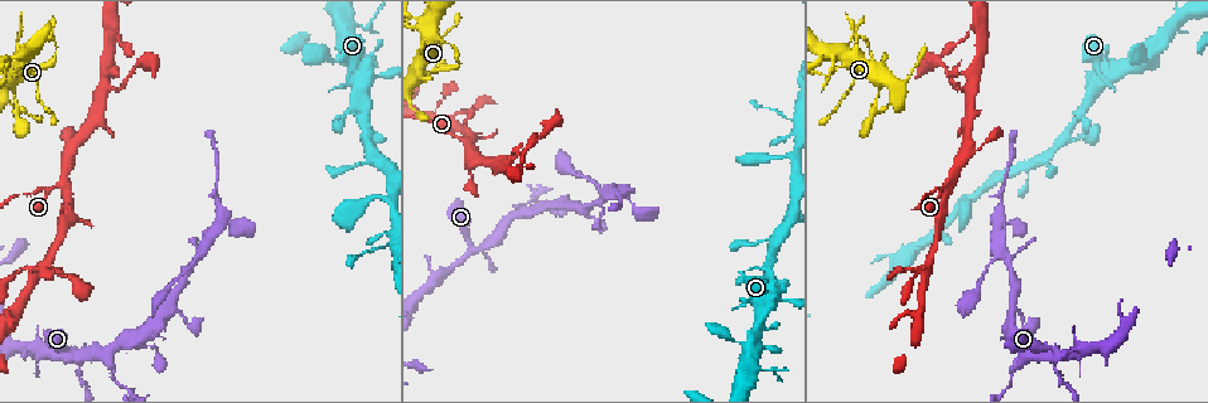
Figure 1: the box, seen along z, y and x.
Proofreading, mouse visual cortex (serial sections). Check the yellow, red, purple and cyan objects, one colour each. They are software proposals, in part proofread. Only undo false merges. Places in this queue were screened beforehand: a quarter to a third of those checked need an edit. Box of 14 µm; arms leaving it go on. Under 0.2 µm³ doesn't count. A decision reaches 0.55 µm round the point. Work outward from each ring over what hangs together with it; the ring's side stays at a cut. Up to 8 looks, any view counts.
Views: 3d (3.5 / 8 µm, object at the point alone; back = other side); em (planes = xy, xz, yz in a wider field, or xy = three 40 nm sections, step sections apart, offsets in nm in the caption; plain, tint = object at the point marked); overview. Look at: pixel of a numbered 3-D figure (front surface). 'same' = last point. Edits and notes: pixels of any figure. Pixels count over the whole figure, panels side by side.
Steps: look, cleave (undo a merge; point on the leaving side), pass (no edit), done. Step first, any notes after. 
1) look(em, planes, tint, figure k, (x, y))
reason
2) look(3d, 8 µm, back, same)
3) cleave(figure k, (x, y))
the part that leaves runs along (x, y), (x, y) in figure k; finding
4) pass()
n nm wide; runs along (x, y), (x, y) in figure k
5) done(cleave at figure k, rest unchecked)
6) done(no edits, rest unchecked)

look(3d, 3.5 µm, figure 1, (463, 143))
abrupt turn

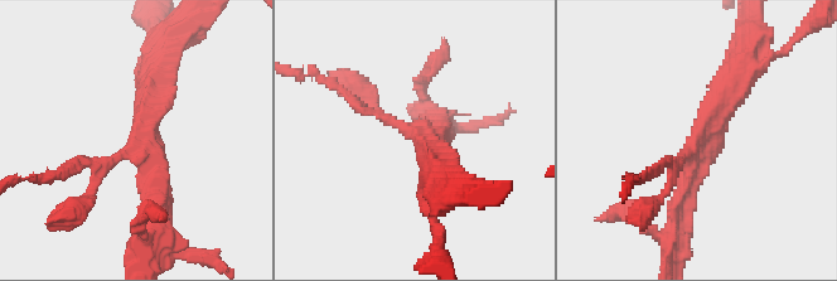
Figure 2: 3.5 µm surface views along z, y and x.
look(em, planes, tint, figure 2, (134, 147))

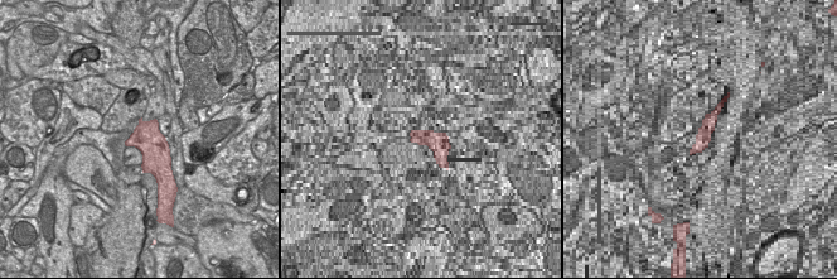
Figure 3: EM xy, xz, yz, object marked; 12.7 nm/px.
pass()
380 nm wide; runs along (653, 204), (740, 76) in figure 2; continuous, no second cell

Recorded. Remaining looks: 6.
look(3d, 3.5 µm, figure 1, (426, 20))
arms run side by side

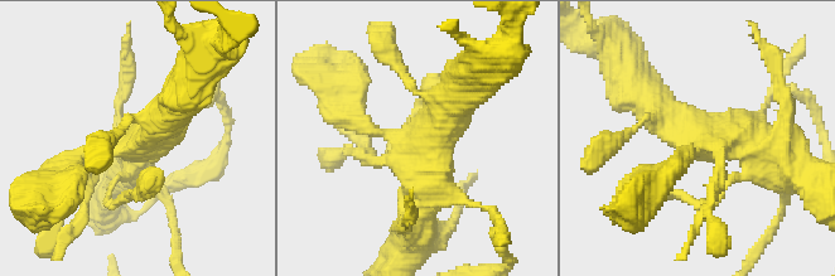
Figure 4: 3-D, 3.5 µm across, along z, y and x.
look(em, planes, tint, figure 4, (699, 151))
4 arms; arms of 150, 150, 450, 500 nm

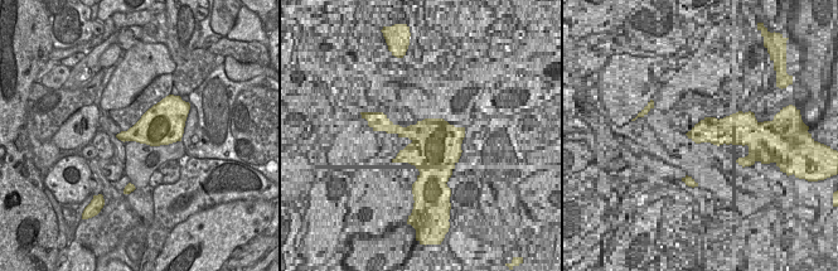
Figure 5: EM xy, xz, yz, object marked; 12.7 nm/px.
look(em, xy, step 5, tint, same)

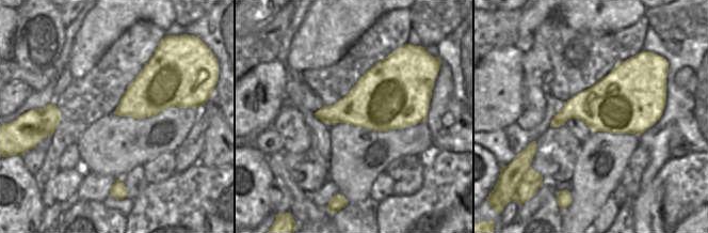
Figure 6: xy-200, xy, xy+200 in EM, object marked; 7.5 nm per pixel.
pass()
runs along (778, 158), (701, 138), (643, 92) in figure 4; one cell here

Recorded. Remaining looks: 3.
look(3d, 3.5 µm, figure 1, (440, 116))
three-way junction

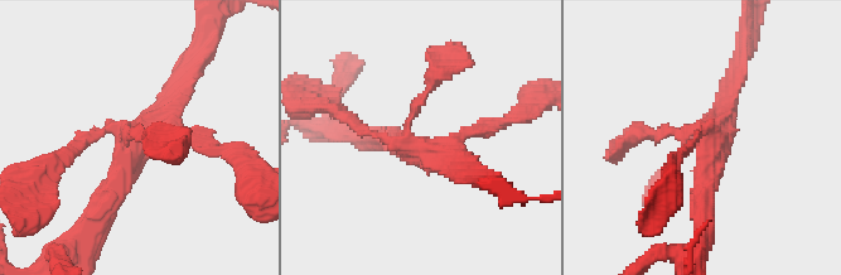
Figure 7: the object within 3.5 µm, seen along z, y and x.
look(em, xy, step 3, tint, figure 7, (418, 148))

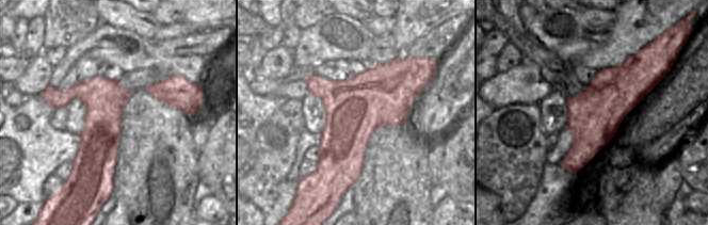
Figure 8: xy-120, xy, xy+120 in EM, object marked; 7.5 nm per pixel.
look(em, xy, step 2, tint, same)

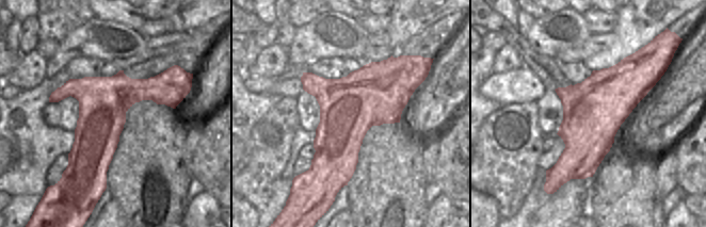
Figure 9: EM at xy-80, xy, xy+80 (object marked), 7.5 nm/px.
pass()
runs along (188, 75), (134, 140), (98, 211) in figure 7; one cell here

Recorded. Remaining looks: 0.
done(no edits, rest unchecked)

